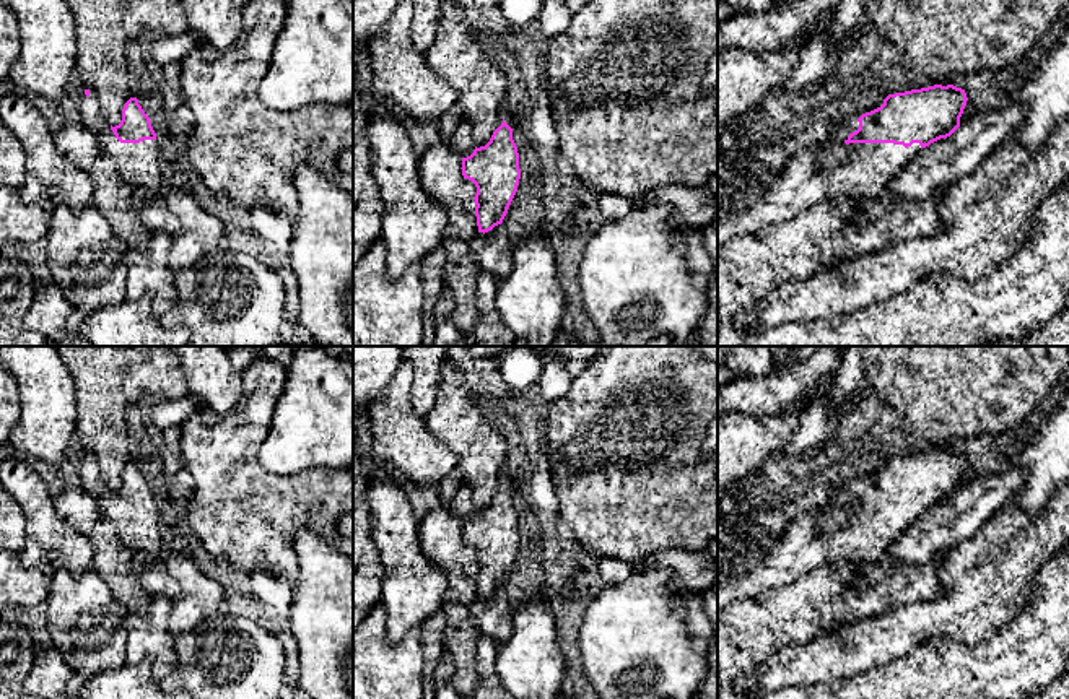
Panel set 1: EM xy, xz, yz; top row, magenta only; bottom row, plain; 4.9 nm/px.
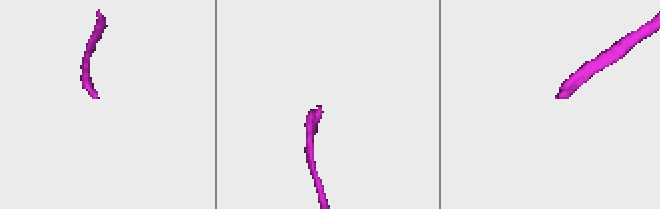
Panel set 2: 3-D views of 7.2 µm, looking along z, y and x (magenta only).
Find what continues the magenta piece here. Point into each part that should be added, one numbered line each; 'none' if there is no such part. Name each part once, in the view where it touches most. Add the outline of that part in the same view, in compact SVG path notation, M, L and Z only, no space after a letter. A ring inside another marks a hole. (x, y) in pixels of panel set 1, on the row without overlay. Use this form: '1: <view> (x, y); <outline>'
1: yz (868, 532); M849 507L846 522L830 533L820 530L818 514L804 514L791 522L752 571L718 585L718 614L734 601L761 598L823 566L879 567L885 551L921 514L919 507L908 512Z

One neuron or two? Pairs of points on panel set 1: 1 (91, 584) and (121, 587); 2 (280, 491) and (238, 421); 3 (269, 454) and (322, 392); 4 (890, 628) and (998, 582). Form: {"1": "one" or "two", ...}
{"1": "two", "2": "one", "3": "one", "4": "one"}

